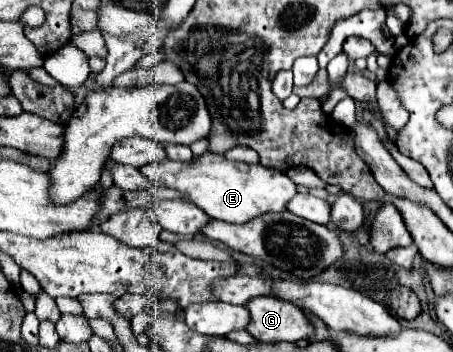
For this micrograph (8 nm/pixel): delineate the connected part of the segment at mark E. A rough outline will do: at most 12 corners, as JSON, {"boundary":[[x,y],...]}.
{"boundary":[[223,154],[139,168],[209,218],[285,210],[287,174]]}

